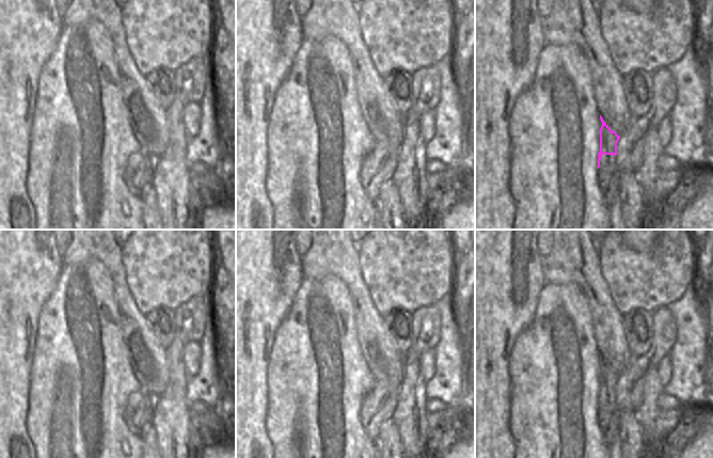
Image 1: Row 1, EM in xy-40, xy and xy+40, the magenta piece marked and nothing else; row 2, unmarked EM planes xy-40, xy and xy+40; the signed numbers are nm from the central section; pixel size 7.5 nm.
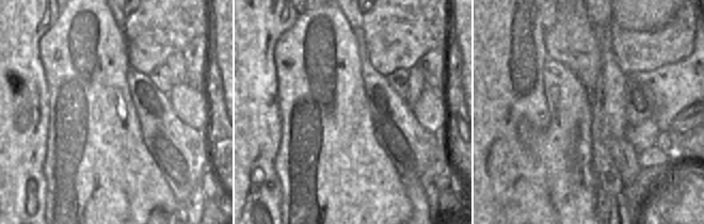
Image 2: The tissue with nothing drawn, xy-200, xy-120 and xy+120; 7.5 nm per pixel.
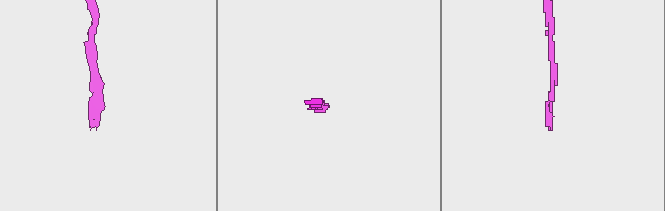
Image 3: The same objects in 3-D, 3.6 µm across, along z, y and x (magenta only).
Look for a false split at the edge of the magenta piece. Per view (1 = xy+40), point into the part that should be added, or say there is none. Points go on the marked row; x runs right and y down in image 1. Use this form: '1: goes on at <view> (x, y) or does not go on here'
1: does not go on here

